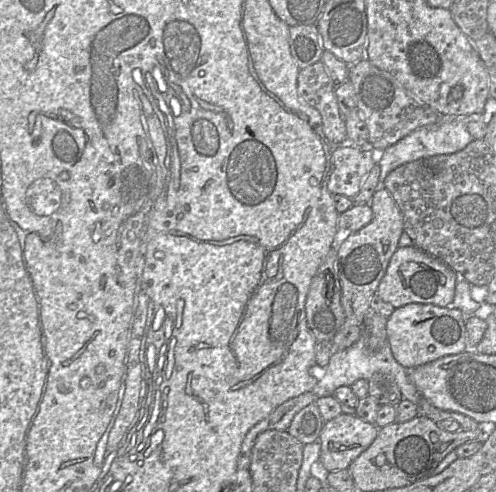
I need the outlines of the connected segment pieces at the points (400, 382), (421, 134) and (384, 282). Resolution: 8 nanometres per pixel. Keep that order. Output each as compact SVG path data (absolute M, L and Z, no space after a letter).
M363 333L361 337L349 348L332 353L327 366L324 368L324 370L318 373L318 382L311 391L314 393L314 395L317 398L333 396L334 391L338 387L341 387L341 386L351 387L351 385L359 379L368 380L375 373L386 373L391 375L394 378L397 386L400 389L402 397L404 399L407 399L413 402L418 407L418 414L419 414L419 400L422 397L422 395L417 390L417 388L413 385L413 383L409 380L408 371L409 370L401 366L393 357L388 341L385 342L385 344L383 345L381 349L377 351L373 351L368 347L367 338Z
M441 115L439 121L415 129L384 151L378 152L378 164L381 168L379 186L383 185L385 178L392 170L403 164L434 155L456 153L473 140L474 138L467 129L467 124L457 115Z
M413 245L399 246L390 259L376 294L395 308L410 303L426 303L439 307L452 307L457 278L456 272L428 253Z

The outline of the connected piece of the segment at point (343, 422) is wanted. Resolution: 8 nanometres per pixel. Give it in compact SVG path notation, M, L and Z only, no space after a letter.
M344 414L326 421L321 429L318 441L321 444L319 462L328 472L347 469L350 464L375 440L379 428L361 420L356 415Z

